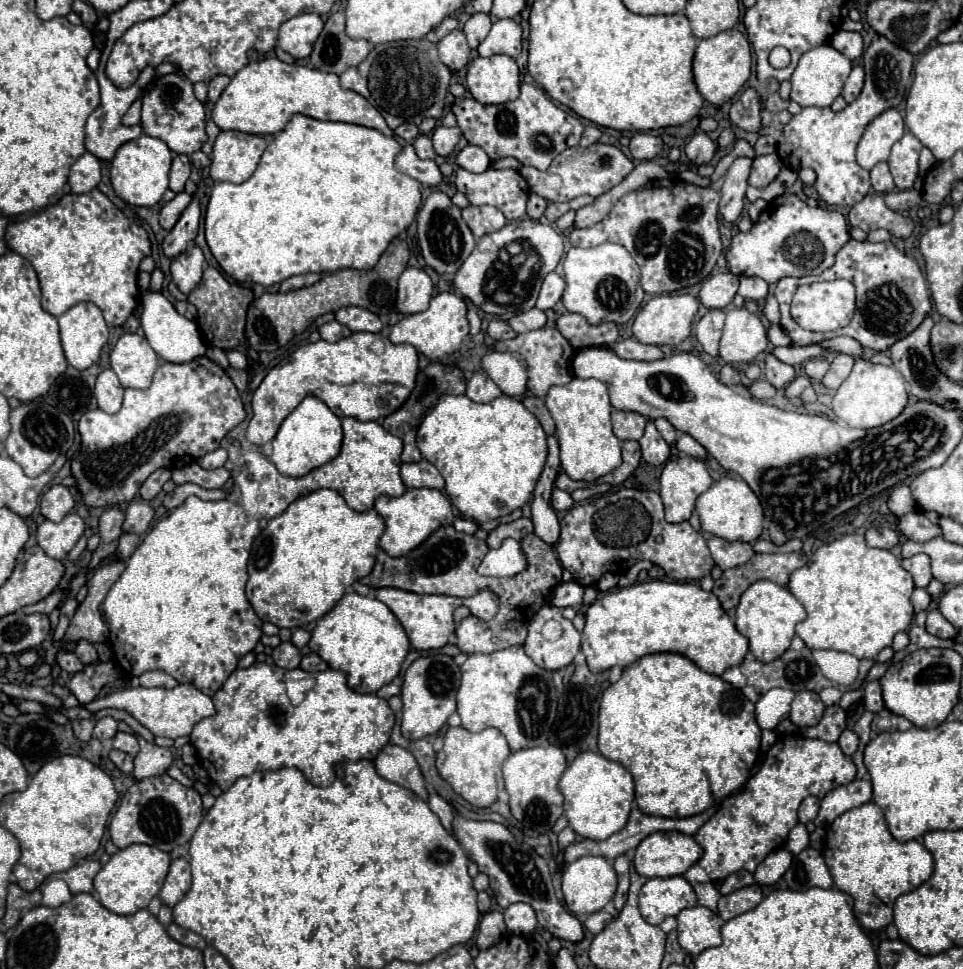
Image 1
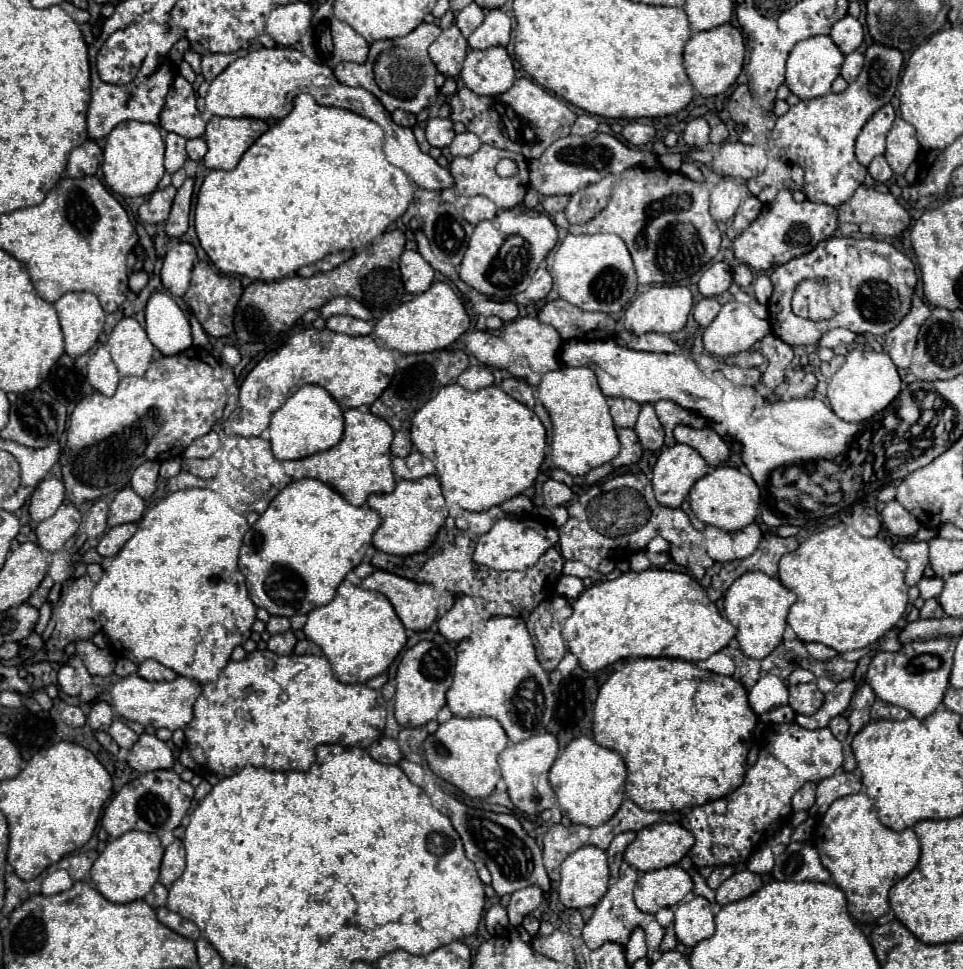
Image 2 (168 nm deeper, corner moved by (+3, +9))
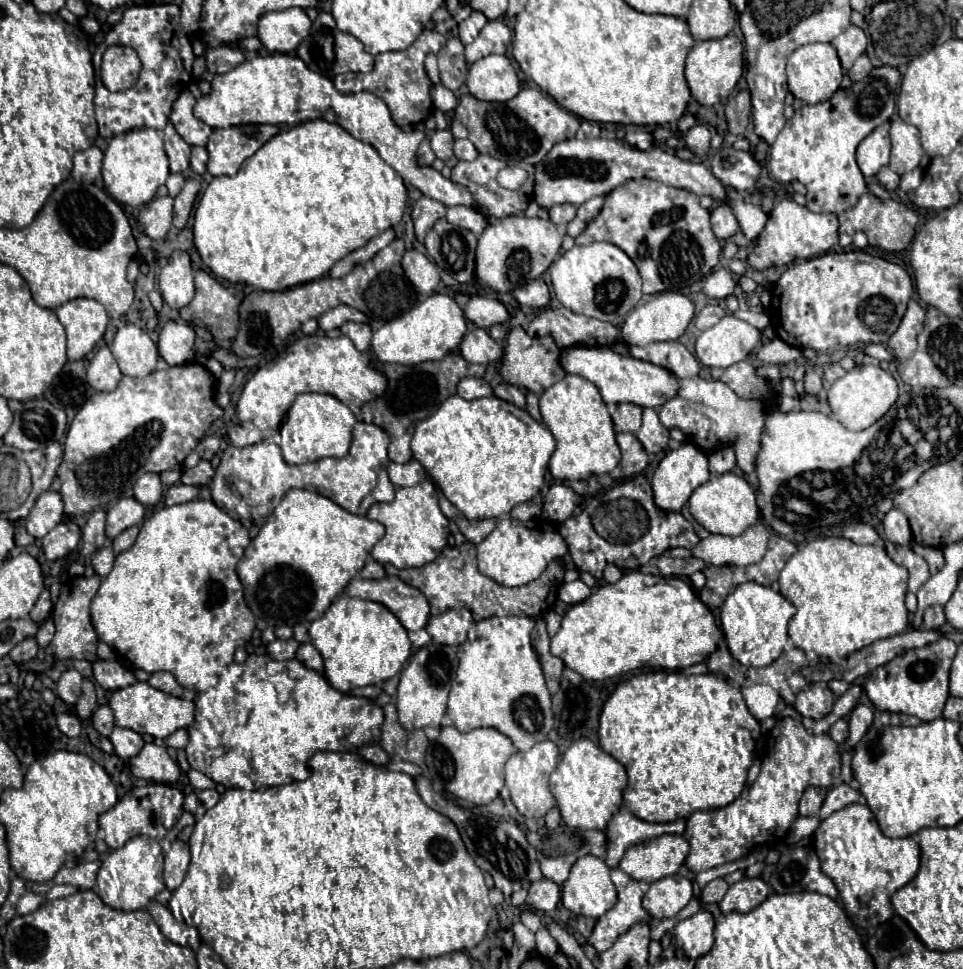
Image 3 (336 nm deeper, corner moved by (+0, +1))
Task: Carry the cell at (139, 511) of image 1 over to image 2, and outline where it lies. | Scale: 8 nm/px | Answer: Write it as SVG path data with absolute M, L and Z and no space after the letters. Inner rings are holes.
M121 489L111 503L109 527L123 523L137 523L145 513L145 501L133 489Z

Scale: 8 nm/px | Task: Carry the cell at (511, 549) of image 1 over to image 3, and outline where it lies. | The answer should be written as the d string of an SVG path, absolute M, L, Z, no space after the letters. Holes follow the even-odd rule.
M506 515L498 519L496 529L482 543L476 545L476 551L478 551L480 573L484 573L486 577L490 577L500 585L518 587L538 579L548 567L548 563L554 561L556 557L562 557L568 549L558 533L558 527L552 525L550 521L546 521L546 529L540 531L537 528L529 528L521 521L514 521Z

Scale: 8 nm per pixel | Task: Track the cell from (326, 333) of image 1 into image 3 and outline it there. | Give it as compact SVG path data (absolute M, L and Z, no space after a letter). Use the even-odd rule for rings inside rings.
M348 321L348 323L344 323L340 327L340 331L352 339L352 343L354 343L354 347L358 351L368 351L370 349L372 331L370 331L370 327L366 323L352 323L352 321Z

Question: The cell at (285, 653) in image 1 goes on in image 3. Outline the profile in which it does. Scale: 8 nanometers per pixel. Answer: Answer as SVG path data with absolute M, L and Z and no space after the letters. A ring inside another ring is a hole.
M276 639L274 643L268 645L268 655L276 661L288 661L294 659L298 649L298 641L294 639Z

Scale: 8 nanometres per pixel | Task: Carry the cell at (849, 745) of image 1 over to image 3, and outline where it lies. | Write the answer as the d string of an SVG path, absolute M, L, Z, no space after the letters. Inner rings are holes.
M844 719L836 721L836 723L832 725L832 729L830 729L828 735L832 737L832 741L836 741L836 743L844 743L846 737L848 737L848 723L846 723Z

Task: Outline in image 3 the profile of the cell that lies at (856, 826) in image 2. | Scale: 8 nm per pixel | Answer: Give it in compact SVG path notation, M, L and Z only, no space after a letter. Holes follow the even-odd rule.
M862 803L846 805L832 813L832 817L820 821L814 833L814 845L820 857L820 869L834 881L850 921L866 929L876 927L894 915L888 899L912 881L920 867L918 841L912 837L890 839L882 835L874 815Z

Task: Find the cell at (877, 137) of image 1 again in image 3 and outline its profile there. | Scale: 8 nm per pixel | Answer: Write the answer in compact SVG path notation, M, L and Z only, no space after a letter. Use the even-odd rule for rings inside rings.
M882 123L862 139L862 143L856 149L856 161L864 177L874 177L878 169L888 165L888 159L890 159L890 135L888 123Z

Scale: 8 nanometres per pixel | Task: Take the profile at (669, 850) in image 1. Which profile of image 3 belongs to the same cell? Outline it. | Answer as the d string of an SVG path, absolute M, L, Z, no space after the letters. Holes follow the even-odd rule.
M660 835L646 843L630 847L620 859L620 869L636 881L658 881L660 877L676 875L690 851L682 835Z

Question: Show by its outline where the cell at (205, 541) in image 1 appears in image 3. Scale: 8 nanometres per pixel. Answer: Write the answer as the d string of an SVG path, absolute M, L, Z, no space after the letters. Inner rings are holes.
M196 499L196 501L188 501L188 503L180 503L180 505L158 509L154 515L150 515L142 523L142 529L140 529L140 535L138 535L136 543L128 551L122 551L122 553L118 553L114 557L112 571L102 579L102 585L100 585L98 593L92 597L90 617L92 617L92 625L94 625L100 641L104 641L112 651L116 651L122 657L126 657L133 666L138 667L138 669L144 669L148 675L158 673L158 671L168 671L168 673L172 673L176 677L176 681L180 681L180 685L184 689L188 689L192 693L212 689L218 683L220 671L234 661L234 651L238 647L244 647L250 641L252 629L256 625L252 611L244 603L242 583L240 583L240 579L236 575L236 563L242 559L244 547L248 547L248 543L250 543L248 529L240 521L234 521L232 517L228 517L214 501Z

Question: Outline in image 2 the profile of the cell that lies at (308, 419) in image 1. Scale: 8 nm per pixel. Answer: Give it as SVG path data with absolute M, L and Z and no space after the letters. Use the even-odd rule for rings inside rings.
M303 385L283 403L281 409L273 413L269 433L269 443L277 459L303 459L313 453L331 449L341 441L343 413L327 389L319 385Z

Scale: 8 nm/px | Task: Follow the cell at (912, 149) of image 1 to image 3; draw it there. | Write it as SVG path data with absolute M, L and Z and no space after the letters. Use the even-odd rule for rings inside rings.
M902 119L890 121L890 139L892 139L892 157L890 157L890 169L898 175L904 175L920 165L920 159L924 155L920 145L920 135L914 125L908 125Z

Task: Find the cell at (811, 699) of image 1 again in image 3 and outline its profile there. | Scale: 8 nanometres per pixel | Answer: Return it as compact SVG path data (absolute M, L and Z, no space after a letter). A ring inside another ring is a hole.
M816 683L812 685L810 689L806 691L800 691L796 695L796 711L802 715L802 717L810 717L810 719L822 719L830 713L832 709L832 703L834 703L834 695L832 691L822 685L822 683Z

